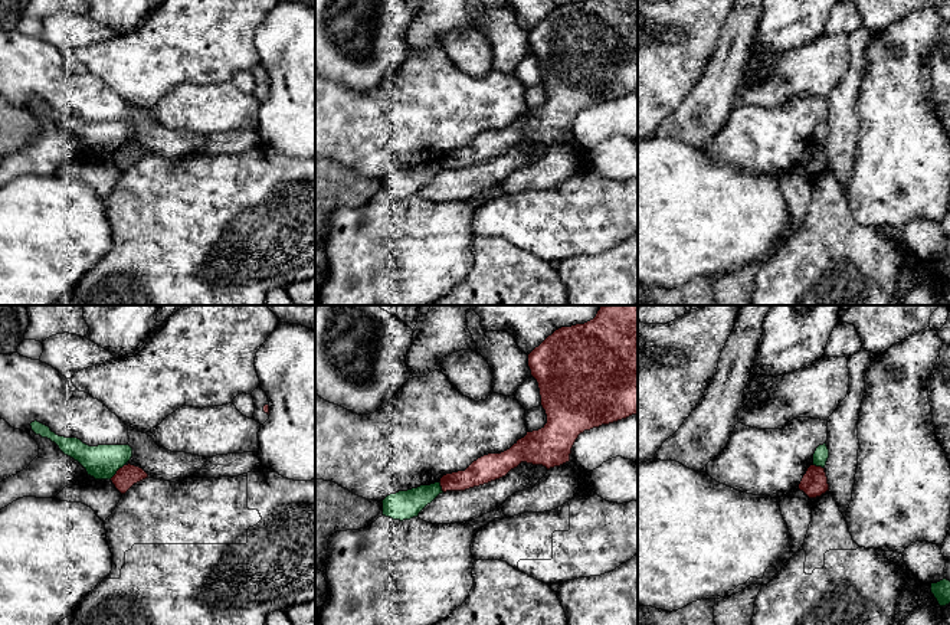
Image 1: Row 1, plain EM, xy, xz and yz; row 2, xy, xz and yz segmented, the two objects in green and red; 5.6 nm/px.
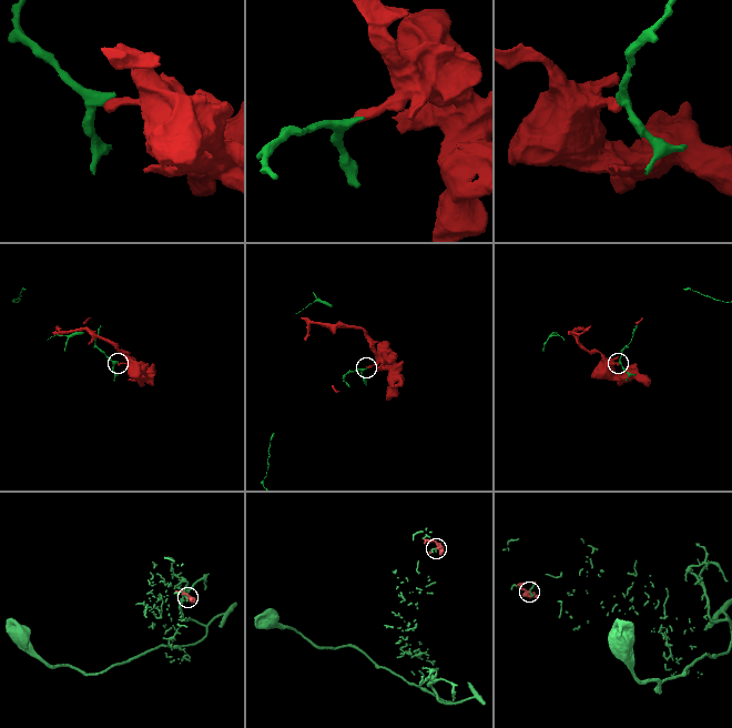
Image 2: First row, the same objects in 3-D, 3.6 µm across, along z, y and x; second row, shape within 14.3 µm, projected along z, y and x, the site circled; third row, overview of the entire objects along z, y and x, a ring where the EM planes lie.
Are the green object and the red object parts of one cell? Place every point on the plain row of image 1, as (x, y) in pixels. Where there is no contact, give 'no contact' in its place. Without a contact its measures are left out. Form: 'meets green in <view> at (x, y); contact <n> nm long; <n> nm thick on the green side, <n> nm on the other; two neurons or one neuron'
meets green in xy at (117, 147); contact 120 nm long; 190 nm thick on the green side, 120 nm on the other; two neurons

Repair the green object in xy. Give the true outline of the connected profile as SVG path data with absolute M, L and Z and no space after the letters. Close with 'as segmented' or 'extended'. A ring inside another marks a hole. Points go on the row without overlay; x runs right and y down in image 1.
M37 98L30 104L36 112L50 117L65 132L78 138L95 157L111 157L132 134L130 122L89 124L78 115L59 114Z; as segmented

